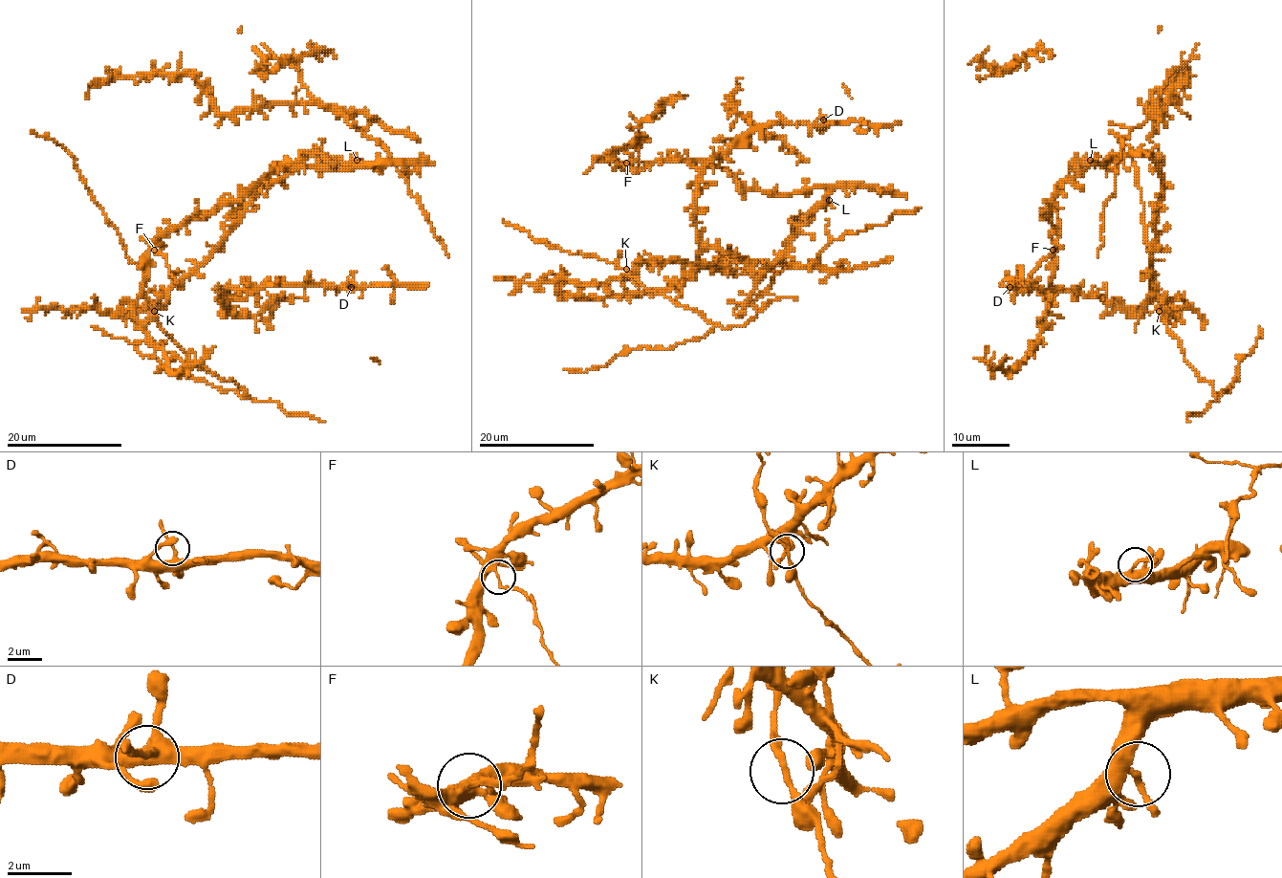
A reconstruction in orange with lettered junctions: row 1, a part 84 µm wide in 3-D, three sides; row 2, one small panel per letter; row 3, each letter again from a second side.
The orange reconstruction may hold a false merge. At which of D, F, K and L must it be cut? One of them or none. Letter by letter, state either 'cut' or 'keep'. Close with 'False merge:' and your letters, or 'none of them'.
D: keep
F: cut
K: keep
L: keep
False merge: F

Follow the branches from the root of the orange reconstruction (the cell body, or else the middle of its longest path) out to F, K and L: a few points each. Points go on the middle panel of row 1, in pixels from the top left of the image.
F: (779, 257), (793, 229), (825, 197), (825, 186), (792, 192), (748, 191), (726, 169), (703, 161), (626, 163)
K: (779, 257), (748, 274), (684, 262), (643, 262), (628, 277), (626, 269)
L: (779, 257), (786, 242), (829, 200)

